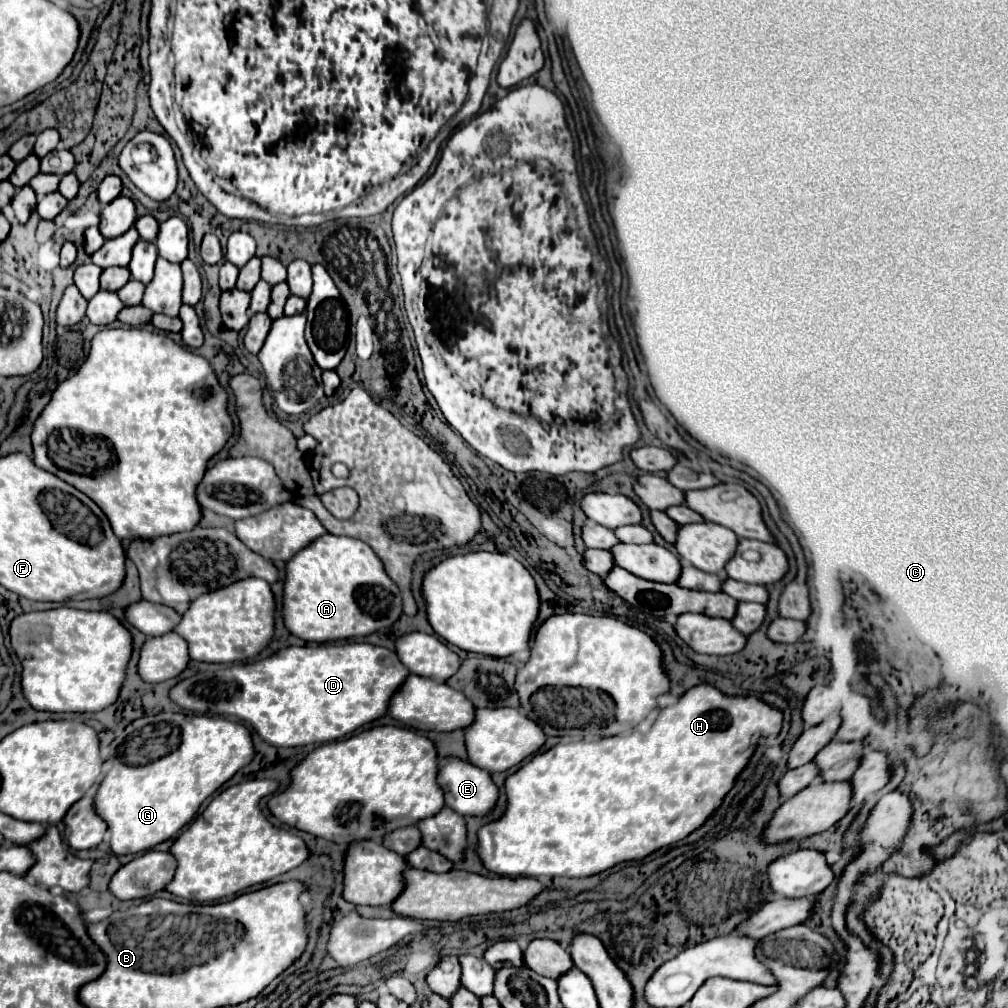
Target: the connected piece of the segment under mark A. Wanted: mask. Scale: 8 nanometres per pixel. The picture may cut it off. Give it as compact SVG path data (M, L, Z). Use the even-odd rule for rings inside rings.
M322 535L286 563L282 621L286 629L314 643L364 637L390 627L402 613L398 587L384 575L374 551L352 537Z

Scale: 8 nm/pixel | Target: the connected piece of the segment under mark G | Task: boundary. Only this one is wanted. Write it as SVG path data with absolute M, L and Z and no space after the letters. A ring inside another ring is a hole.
M158 713L136 719L112 741L112 745L116 745L116 755L112 757L110 771L98 785L94 809L108 825L110 849L114 855L148 851L176 835L196 815L202 801L254 757L250 731L242 723L184 713Z

